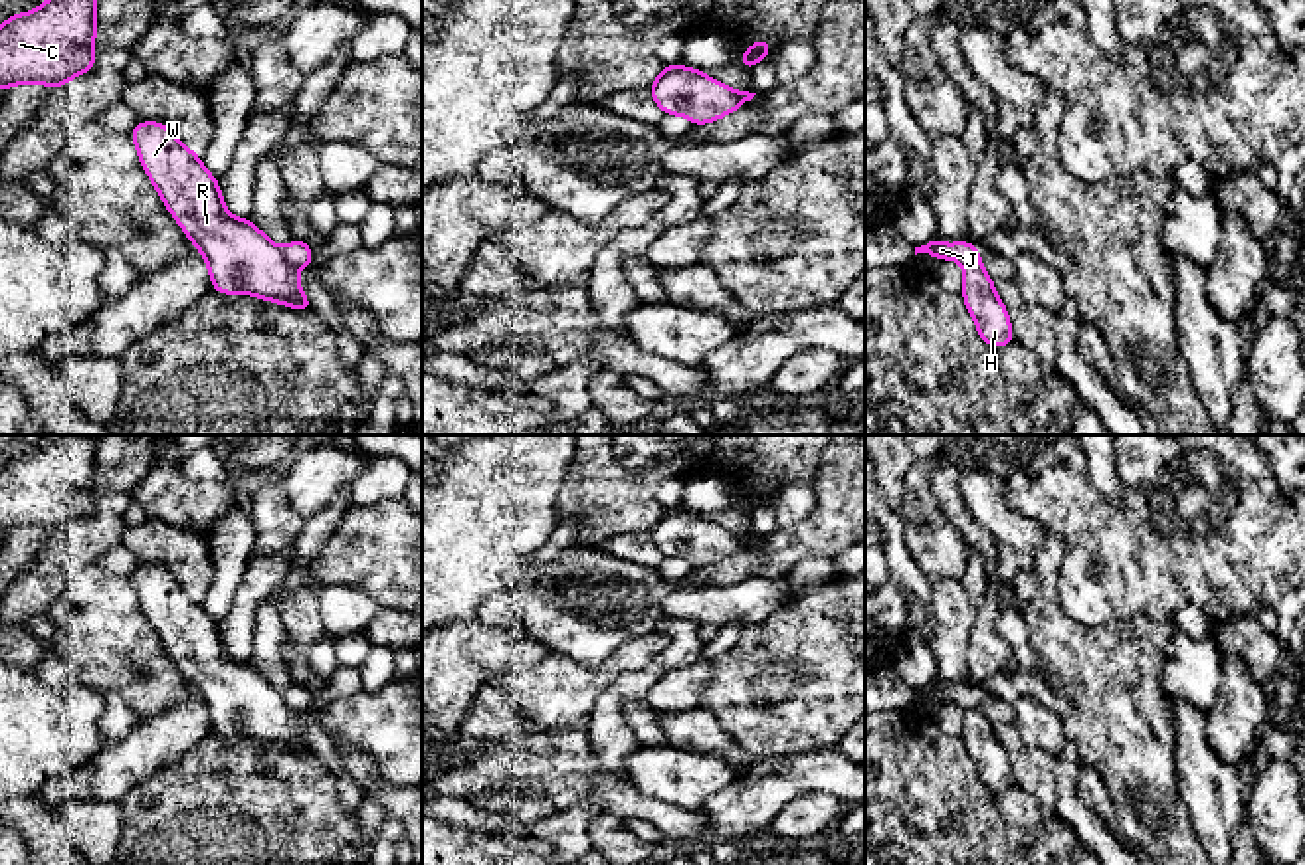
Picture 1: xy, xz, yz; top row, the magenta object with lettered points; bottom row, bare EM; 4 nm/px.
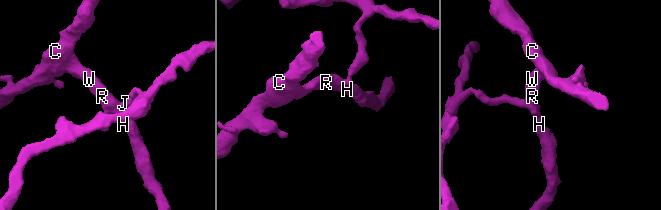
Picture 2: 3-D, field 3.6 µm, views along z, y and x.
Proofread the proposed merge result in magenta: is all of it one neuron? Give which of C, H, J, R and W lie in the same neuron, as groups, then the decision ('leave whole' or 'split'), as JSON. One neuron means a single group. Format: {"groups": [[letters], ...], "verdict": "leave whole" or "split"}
{"groups": [["C", "H", "R", "W"], ["J"]], "verdict": "split"}

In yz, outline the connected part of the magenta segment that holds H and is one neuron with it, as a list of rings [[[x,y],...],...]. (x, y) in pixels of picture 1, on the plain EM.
[[[980,705],[964,709],[962,742],[976,764],[980,782],[988,790],[1002,792],[1014,786],[1008,752],[1000,744],[994,724],[988,721]]]

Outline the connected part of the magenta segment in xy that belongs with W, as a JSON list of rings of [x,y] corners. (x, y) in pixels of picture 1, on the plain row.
[[[158,564],[131,572],[139,606],[188,683],[200,693],[216,736],[248,736],[313,754],[297,713],[251,663],[226,653],[218,622]]]

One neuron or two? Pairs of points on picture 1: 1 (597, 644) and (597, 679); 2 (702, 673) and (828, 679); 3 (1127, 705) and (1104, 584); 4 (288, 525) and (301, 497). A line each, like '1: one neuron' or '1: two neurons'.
1: two neurons
2: two neurons
3: two neurons
4: two neurons

